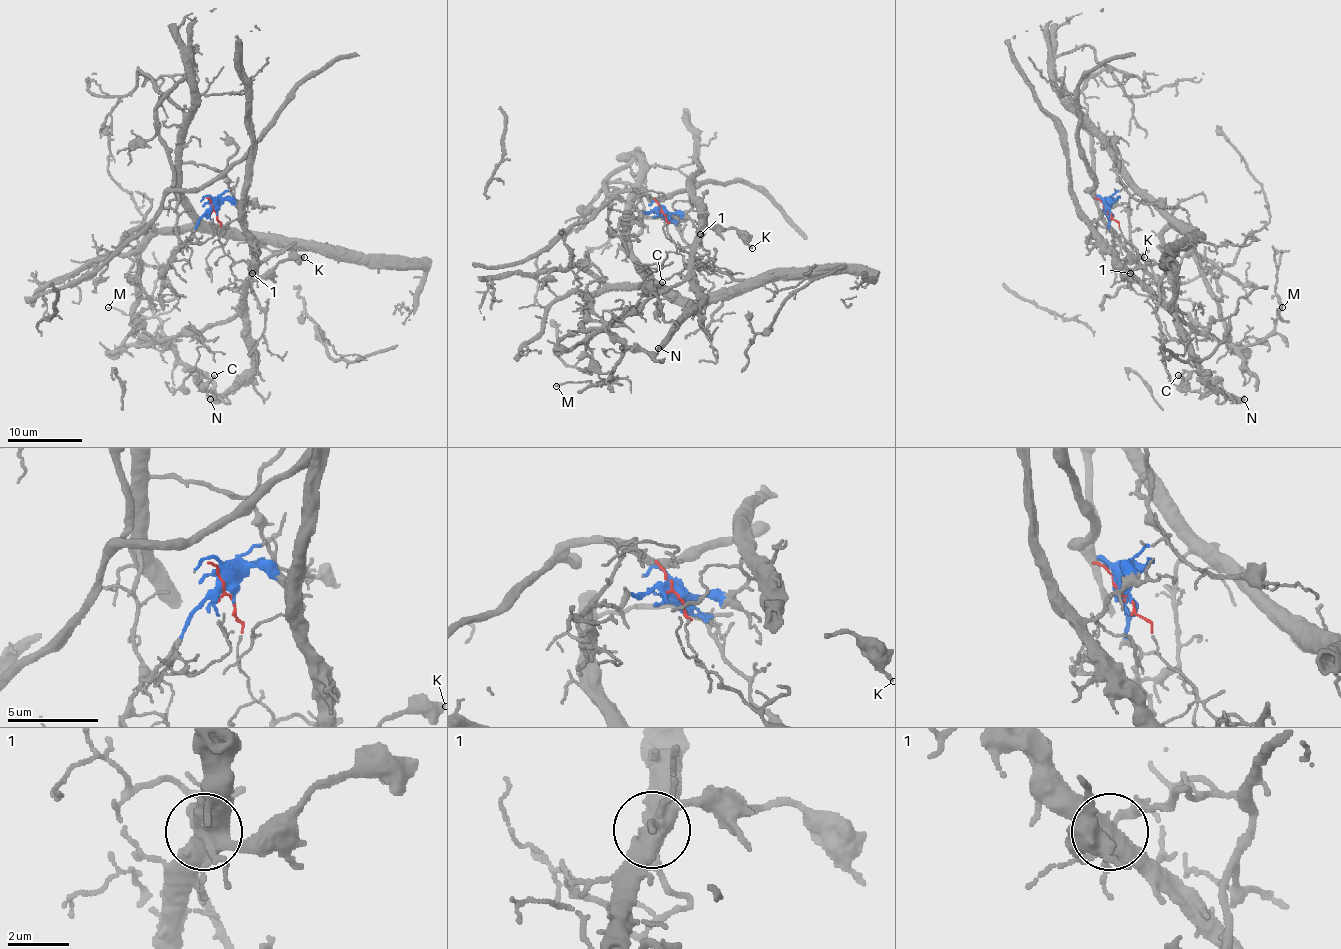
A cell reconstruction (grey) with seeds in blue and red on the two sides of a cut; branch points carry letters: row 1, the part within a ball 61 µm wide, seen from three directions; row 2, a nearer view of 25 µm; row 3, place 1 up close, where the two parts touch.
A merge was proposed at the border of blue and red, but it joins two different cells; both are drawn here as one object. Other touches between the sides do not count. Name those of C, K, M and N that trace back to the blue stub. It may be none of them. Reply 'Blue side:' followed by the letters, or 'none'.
Blue side: C, K, N

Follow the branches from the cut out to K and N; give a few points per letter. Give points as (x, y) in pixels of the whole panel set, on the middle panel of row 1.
K: (660, 210), (685, 214), (692, 206), (690, 197), (696, 203), (700, 223), (707, 229), (735, 229), (752, 248)
N: (660, 210), (685, 214), (692, 206), (690, 197), (698, 206), (694, 281), (700, 302), (658, 349)

